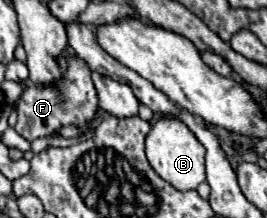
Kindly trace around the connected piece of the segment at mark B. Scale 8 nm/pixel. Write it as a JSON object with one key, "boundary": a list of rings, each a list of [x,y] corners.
{"boundary":[[[160,116],[148,136],[146,136],[146,158],[160,178],[172,184],[176,190],[194,190],[200,182],[206,180],[204,172],[204,146],[198,142],[194,132],[174,116]]]}

